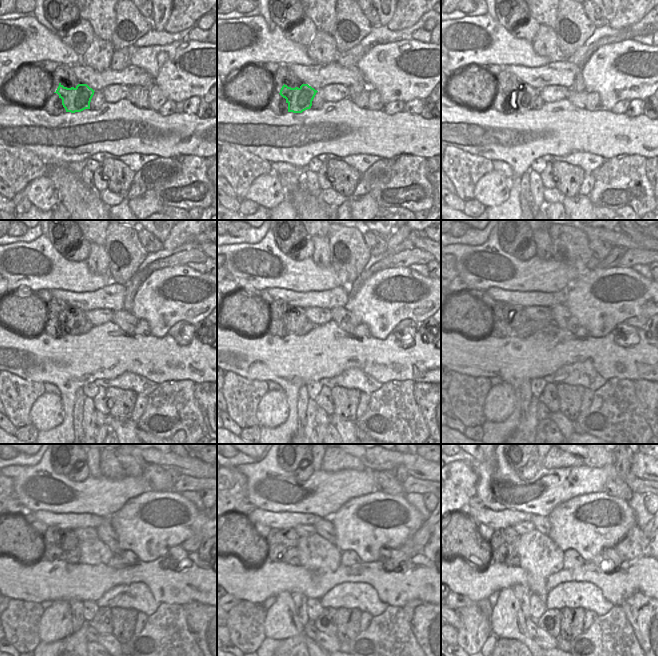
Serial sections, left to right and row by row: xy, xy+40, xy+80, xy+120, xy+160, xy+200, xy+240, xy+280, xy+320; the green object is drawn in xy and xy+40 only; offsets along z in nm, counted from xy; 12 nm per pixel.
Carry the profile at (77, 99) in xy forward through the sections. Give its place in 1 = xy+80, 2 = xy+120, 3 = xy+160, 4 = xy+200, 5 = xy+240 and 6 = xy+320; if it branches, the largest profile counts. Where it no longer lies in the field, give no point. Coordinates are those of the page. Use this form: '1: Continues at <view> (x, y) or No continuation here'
1: Continues at xy+80 (521, 99)
2: Continues at xy+120 (72, 320)
3: Continues at xy+160 (293, 318)
4: Continues at xy+200 (515, 316)
5: Continues at xy+240 (68, 540)
6: Continues at xy+320 (510, 535)

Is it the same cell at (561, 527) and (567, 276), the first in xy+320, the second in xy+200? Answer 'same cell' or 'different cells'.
different cells

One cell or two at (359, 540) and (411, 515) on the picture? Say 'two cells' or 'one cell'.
one cell

